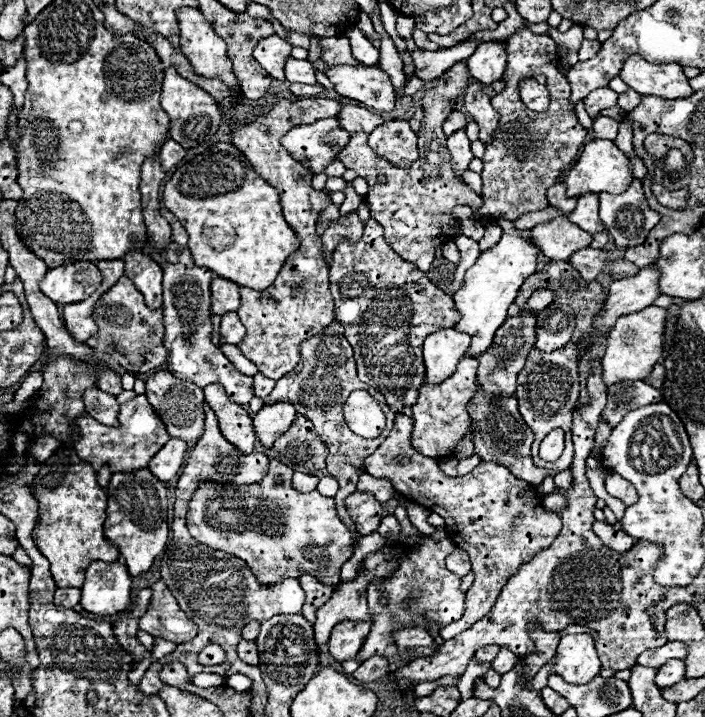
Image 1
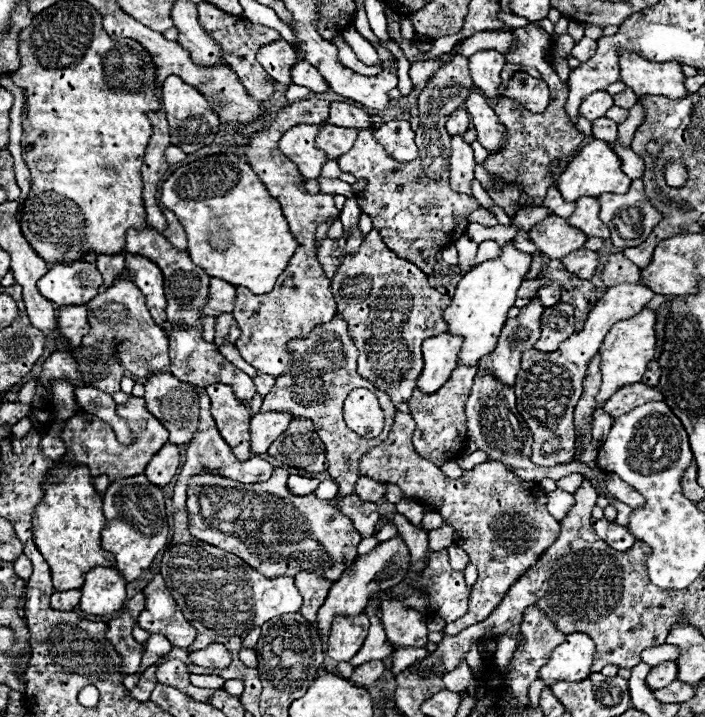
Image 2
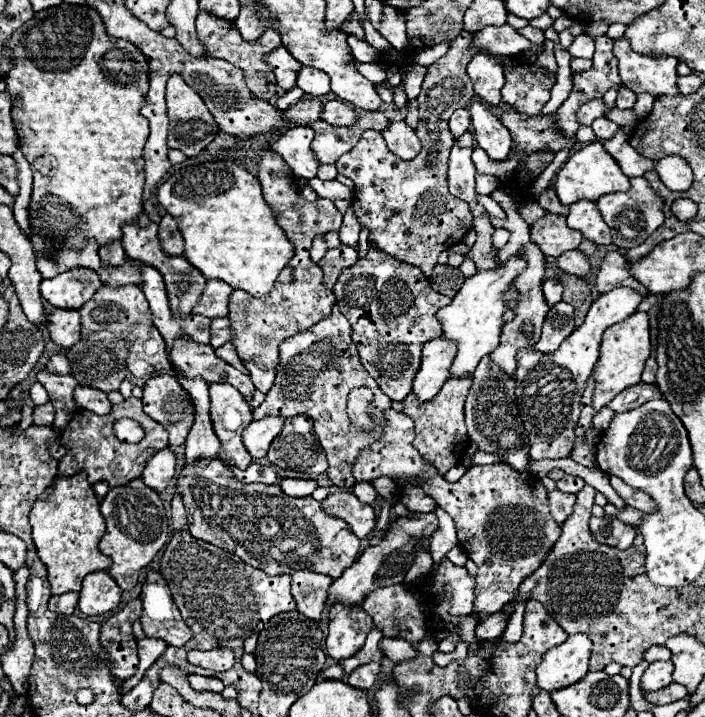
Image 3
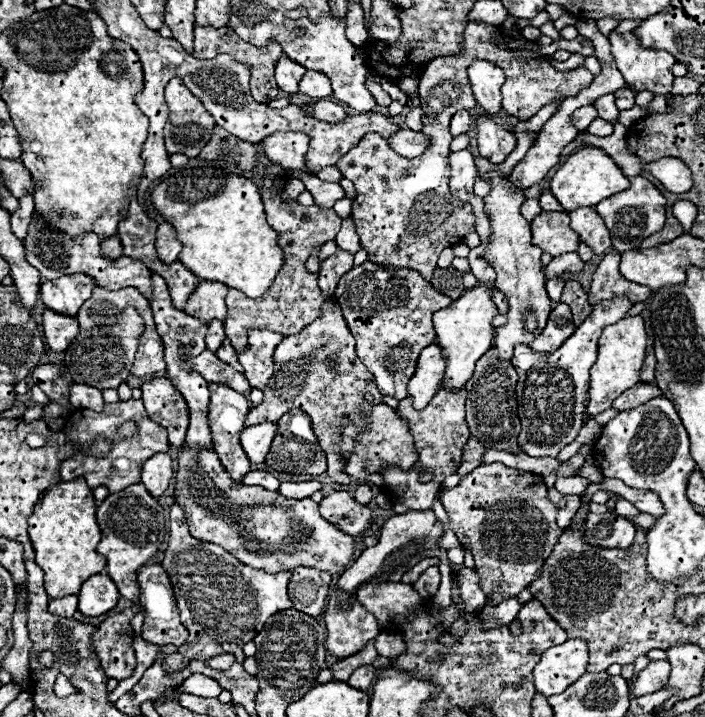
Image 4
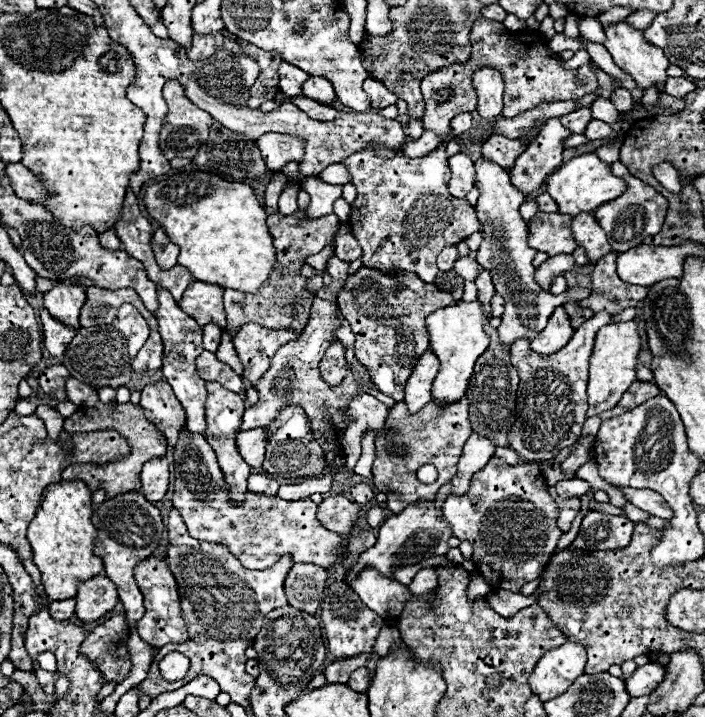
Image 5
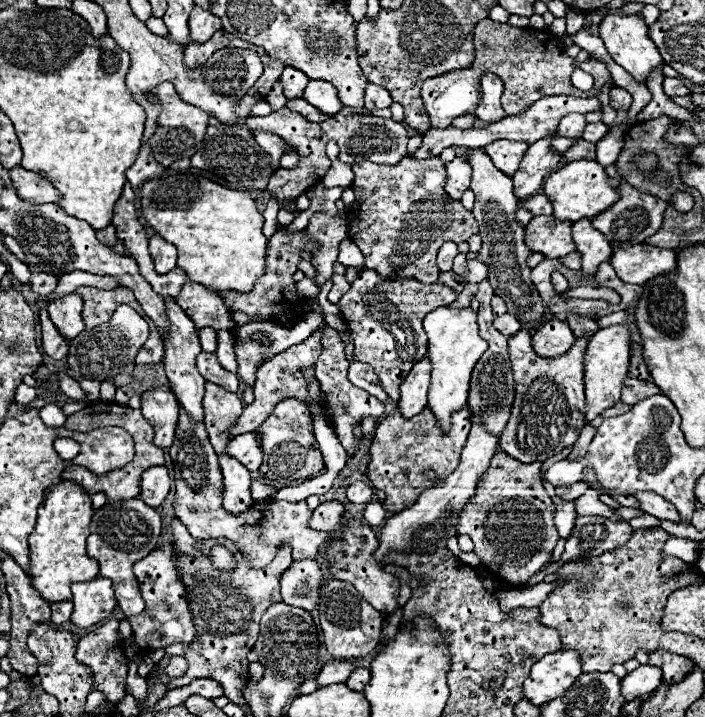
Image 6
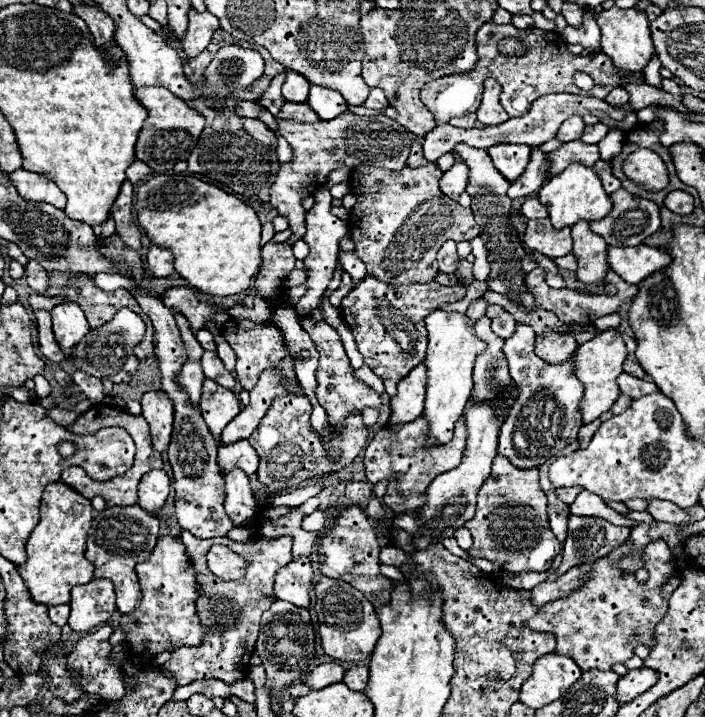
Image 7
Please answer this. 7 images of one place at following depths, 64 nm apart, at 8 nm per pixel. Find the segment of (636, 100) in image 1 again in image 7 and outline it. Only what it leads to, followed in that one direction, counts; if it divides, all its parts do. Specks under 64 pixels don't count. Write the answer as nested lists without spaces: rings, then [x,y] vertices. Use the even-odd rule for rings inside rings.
[[[614,88],[604,100],[608,100],[608,104],[628,104],[630,94],[624,88]]]

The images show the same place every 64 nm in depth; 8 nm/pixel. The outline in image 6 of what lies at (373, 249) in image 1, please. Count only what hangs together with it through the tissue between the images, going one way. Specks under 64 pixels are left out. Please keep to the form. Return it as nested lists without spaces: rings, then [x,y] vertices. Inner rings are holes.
[[[362,270],[352,288],[340,298],[338,308],[354,336],[354,354],[358,362],[366,362],[374,368],[382,388],[392,400],[400,398],[400,384],[416,362],[426,356],[426,332],[422,318],[456,300],[456,292],[442,284],[422,284],[418,280],[382,280],[372,270]]]

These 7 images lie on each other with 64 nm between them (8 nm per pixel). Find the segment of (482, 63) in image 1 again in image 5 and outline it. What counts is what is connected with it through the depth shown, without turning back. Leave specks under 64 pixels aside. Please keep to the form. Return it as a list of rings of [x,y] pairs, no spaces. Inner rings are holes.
[[[482,68],[474,72],[474,88],[478,94],[478,114],[486,120],[502,114],[502,92],[504,82],[500,72],[492,68]]]

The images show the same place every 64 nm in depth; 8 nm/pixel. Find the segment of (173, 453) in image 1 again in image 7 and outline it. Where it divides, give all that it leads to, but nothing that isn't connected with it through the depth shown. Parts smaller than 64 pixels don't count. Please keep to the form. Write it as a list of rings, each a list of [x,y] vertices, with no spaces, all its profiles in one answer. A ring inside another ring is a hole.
[[[152,470],[142,476],[140,488],[138,488],[138,504],[150,512],[158,514],[158,510],[164,506],[170,492],[170,480],[164,470]]]

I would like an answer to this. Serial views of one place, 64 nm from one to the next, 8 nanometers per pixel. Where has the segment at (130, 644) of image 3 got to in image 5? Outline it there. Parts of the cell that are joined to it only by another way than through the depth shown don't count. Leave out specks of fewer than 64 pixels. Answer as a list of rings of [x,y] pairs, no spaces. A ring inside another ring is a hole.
[[[114,616],[106,620],[102,626],[96,626],[80,646],[80,654],[84,654],[92,664],[100,670],[104,684],[120,684],[128,678],[132,662],[126,650],[128,628],[126,616]]]

